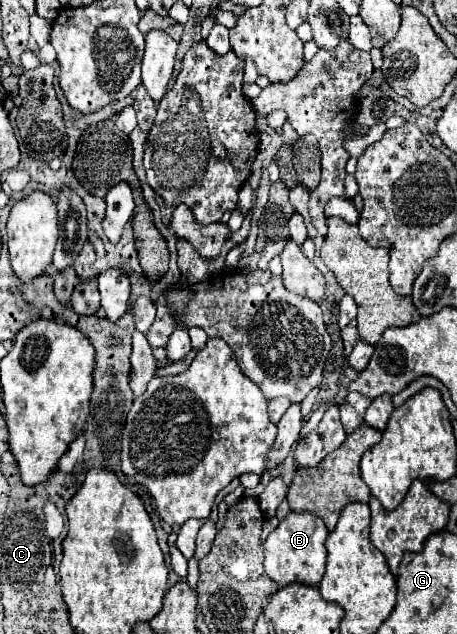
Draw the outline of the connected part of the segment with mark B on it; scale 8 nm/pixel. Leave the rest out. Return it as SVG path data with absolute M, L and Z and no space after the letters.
M291 511L279 527L267 537L265 541L265 573L277 581L281 587L289 583L307 583L307 585L317 585L325 573L325 539L329 531L325 523L311 515L309 511L295 513Z

